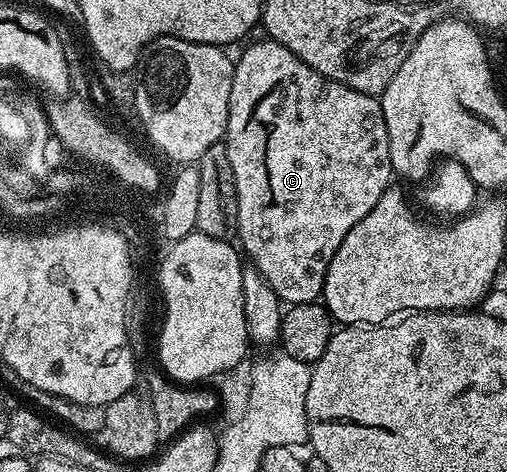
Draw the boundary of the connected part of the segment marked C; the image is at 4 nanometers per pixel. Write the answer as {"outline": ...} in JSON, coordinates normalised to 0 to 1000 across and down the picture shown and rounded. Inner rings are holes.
{"outline":[[[515,83],[503,95],[493,95],[462,129],[462,157],[458,159],[458,201],[454,203],[454,233],[450,235],[450,261],[442,305],[450,320],[450,345],[458,345],[458,371],[465,379],[465,413],[469,415],[469,489],[465,496],[467,517],[481,538],[483,551],[509,581],[544,617],[548,636],[566,648],[627,638],[635,625],[639,591],[647,574],[647,557],[655,557],[655,540],[679,515],[679,498],[742,439],[750,413],[771,398],[769,373],[779,373],[781,360],[773,354],[769,335],[769,288],[765,269],[757,261],[753,242],[753,216],[744,203],[712,197],[694,184],[675,180],[667,172],[647,167],[631,159],[607,133],[600,133],[568,100],[531,83]]]}

